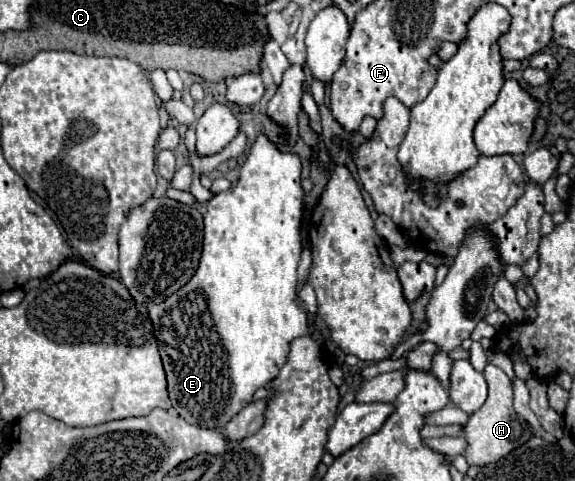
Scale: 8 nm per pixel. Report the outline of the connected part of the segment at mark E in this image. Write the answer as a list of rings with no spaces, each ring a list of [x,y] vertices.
[[[260,135],[256,139],[256,143],[252,145],[252,149],[250,149],[248,161],[240,167],[240,179],[234,183],[234,187],[230,191],[218,193],[206,205],[204,247],[202,247],[202,259],[200,259],[200,265],[198,265],[194,277],[180,291],[176,291],[176,295],[170,295],[164,303],[148,305],[148,313],[150,313],[152,325],[154,325],[154,335],[158,339],[158,349],[160,349],[160,357],[162,357],[164,371],[166,371],[168,397],[172,401],[174,411],[182,419],[186,419],[190,425],[196,425],[196,427],[202,427],[202,429],[222,429],[236,413],[240,413],[252,401],[252,395],[256,393],[256,389],[268,385],[278,375],[282,365],[288,361],[290,341],[296,339],[296,337],[312,335],[312,329],[308,325],[308,315],[306,315],[306,311],[300,309],[300,301],[298,301],[298,295],[296,295],[296,287],[298,287],[296,267],[298,267],[300,253],[302,253],[300,225],[302,225],[302,203],[304,203],[300,169],[302,169],[302,165],[300,165],[298,155],[280,153],[274,147],[274,143],[270,143],[264,135]]]

